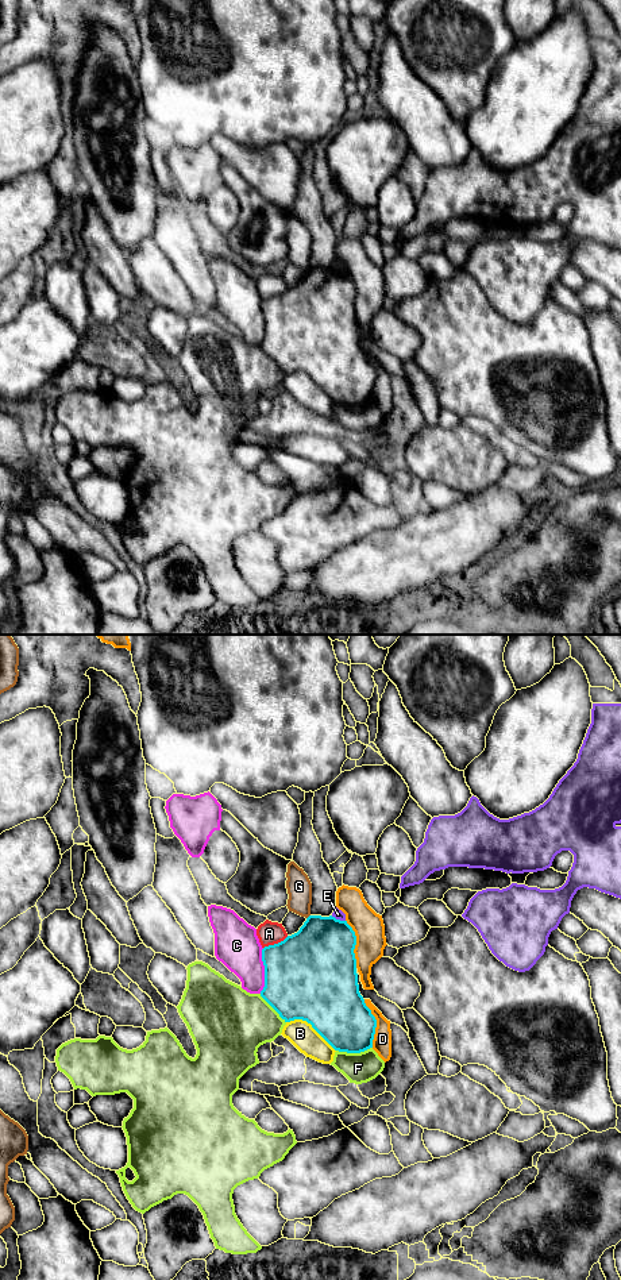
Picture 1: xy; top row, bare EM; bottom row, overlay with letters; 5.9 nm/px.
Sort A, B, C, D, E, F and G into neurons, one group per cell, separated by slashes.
A / B / C / D / E / F / G

